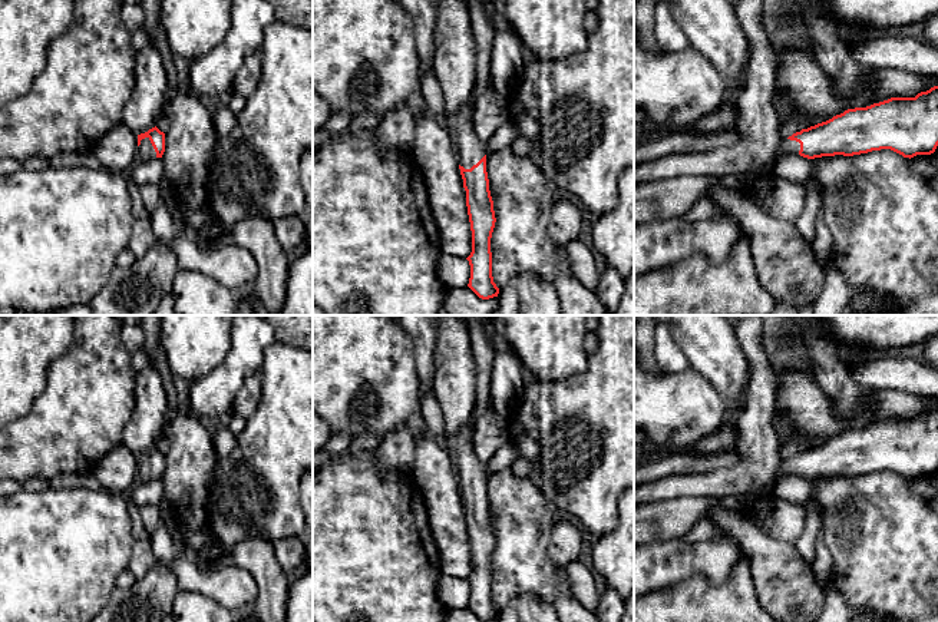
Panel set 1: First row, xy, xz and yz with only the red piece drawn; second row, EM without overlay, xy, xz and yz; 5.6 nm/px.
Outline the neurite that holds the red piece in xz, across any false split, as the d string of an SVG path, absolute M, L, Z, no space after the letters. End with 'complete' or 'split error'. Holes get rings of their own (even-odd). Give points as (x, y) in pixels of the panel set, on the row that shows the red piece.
M466 103L458 113L445 118L443 123L452 135L466 191L472 231L472 252L466 258L470 265L468 287L479 298L489 300L499 294L492 277L491 252L491 238L496 218L486 172L485 142L473 130L472 113L473 109Z; split error

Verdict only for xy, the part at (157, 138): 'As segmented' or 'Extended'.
Extended

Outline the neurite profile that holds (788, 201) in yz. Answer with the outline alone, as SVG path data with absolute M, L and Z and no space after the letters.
M774 176L772 201L760 206L763 212L777 219L797 219L806 205L809 186L797 185Z

